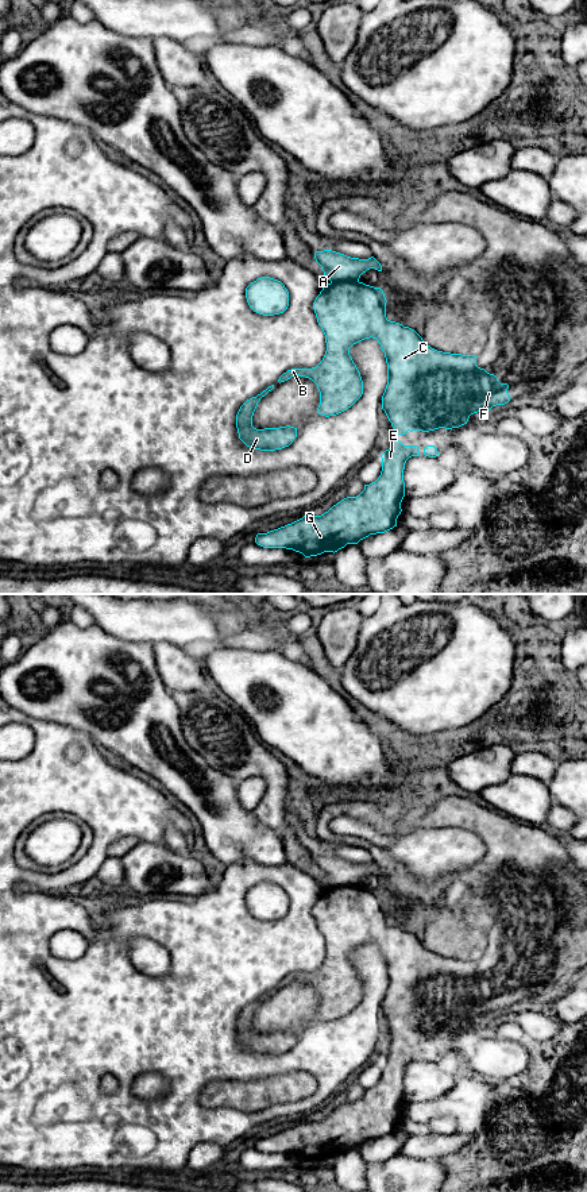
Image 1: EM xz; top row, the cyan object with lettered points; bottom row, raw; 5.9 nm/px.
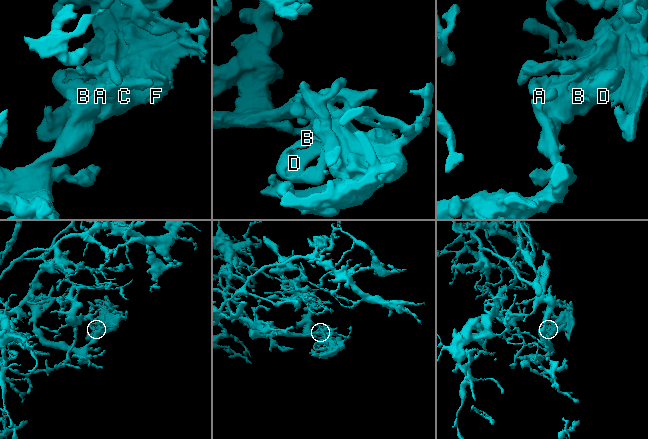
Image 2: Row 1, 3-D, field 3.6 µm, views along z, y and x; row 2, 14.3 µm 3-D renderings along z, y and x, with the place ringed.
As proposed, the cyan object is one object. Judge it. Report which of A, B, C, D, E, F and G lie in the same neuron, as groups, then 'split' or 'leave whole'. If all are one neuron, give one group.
A / B C D E F G | split

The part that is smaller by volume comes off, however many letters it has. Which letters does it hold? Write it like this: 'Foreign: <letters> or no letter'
Foreign: B, C, D, E, F, G

